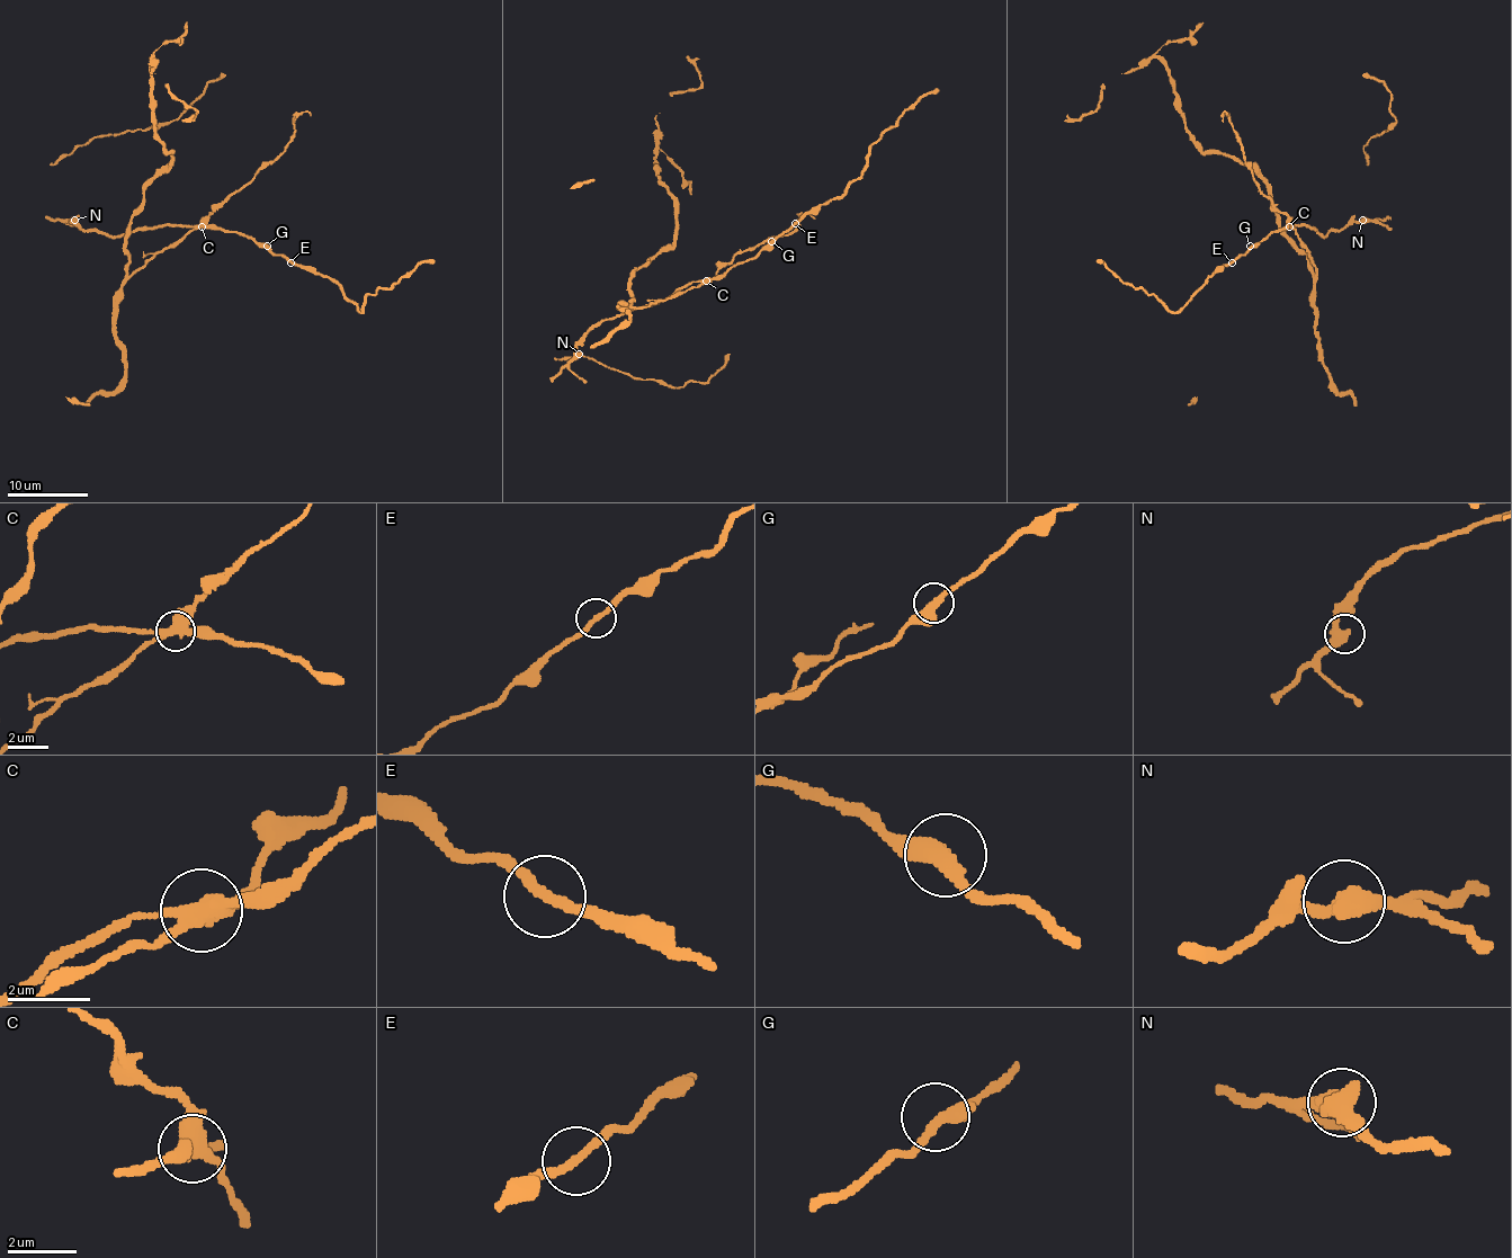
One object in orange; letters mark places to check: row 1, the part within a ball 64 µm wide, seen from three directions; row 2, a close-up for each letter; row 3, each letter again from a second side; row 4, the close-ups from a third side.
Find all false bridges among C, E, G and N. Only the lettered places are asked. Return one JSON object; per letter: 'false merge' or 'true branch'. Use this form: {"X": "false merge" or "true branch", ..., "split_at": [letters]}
{"C": "false merge", "E": "false merge", "G": "true branch", "N": "true branch", "split_at": ["C", "E"]}

